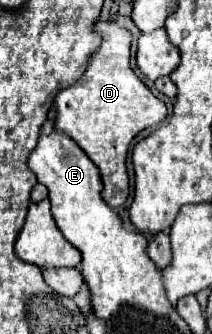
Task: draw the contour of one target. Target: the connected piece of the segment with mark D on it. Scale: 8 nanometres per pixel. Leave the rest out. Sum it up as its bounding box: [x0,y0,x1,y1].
[54,23,166,209]

